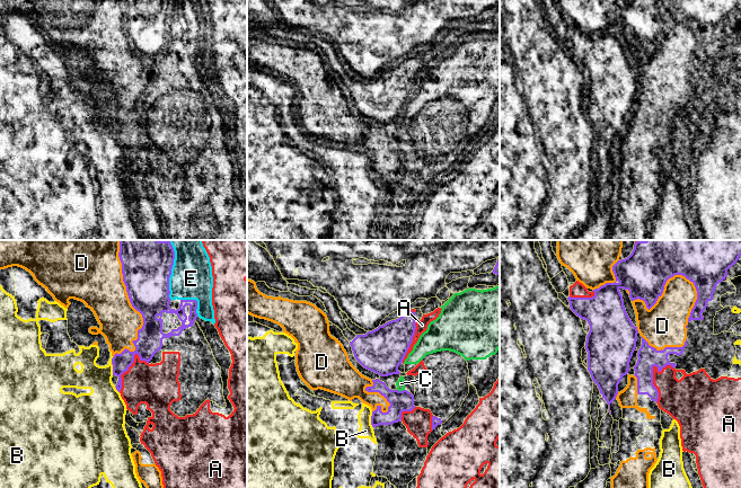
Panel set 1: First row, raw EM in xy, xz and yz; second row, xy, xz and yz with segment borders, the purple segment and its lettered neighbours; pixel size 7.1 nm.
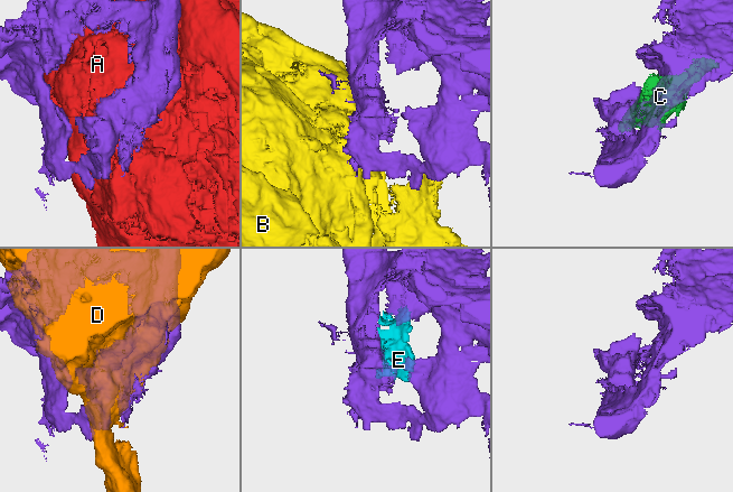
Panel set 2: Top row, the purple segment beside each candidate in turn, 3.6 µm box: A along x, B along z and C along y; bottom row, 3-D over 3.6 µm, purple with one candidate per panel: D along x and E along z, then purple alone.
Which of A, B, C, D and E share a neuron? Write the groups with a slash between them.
A C / B / D / E

